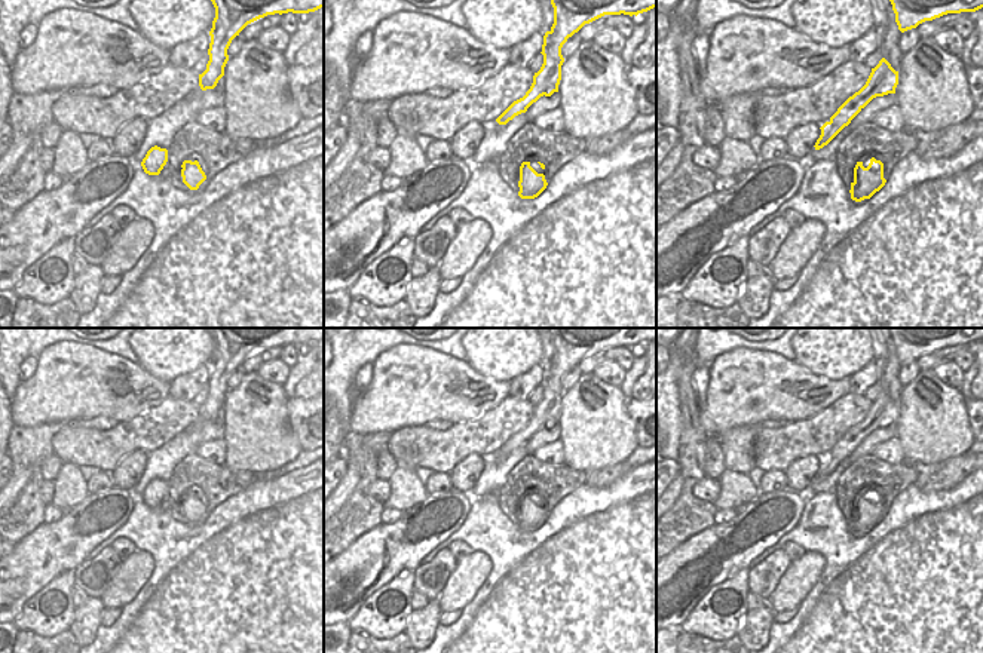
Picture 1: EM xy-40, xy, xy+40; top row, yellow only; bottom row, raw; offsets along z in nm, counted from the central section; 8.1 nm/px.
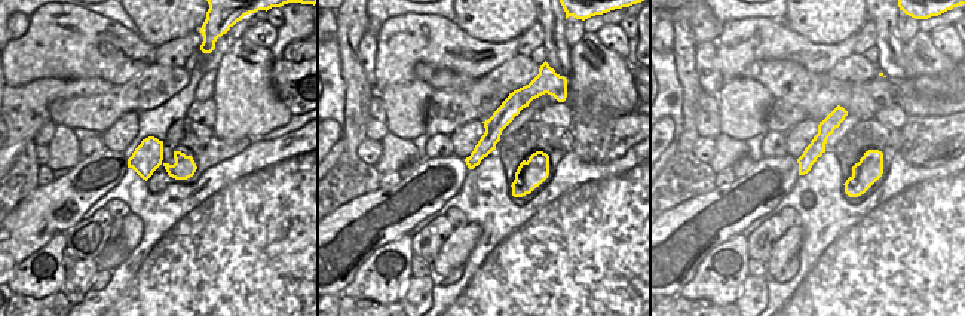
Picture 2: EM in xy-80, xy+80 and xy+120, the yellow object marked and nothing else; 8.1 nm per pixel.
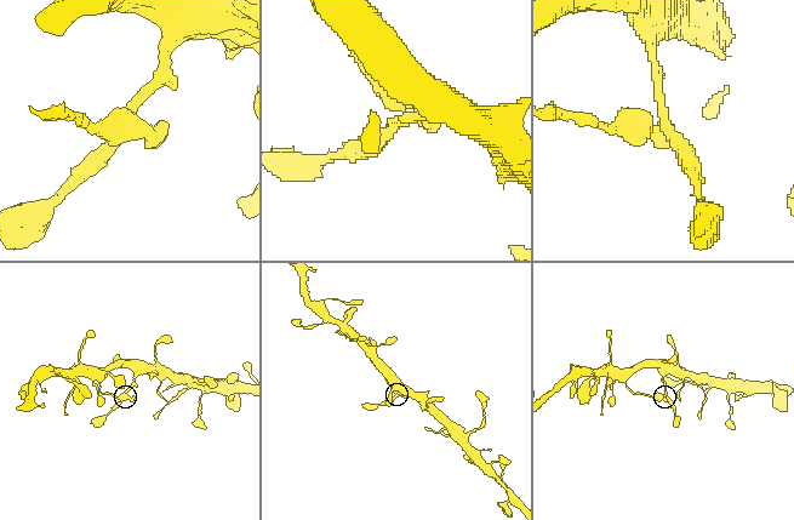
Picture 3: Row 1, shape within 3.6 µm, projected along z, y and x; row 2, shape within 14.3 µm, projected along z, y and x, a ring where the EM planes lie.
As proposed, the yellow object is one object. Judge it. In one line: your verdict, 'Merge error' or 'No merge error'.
Merge error.

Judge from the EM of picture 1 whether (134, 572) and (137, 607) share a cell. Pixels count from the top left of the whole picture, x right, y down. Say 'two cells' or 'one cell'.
two cells

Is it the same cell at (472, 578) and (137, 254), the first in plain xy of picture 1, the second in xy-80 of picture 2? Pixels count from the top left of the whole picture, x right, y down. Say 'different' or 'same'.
different

